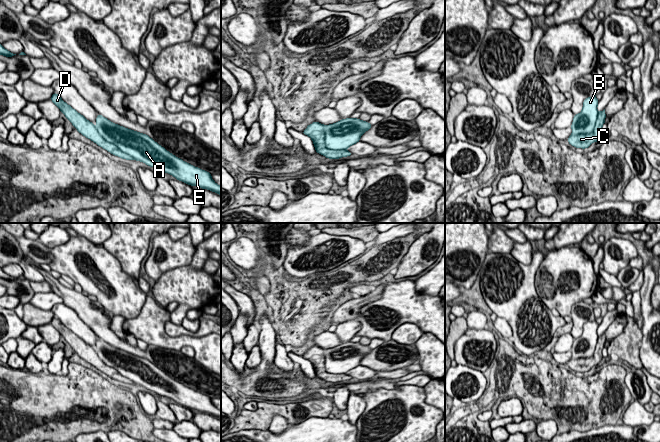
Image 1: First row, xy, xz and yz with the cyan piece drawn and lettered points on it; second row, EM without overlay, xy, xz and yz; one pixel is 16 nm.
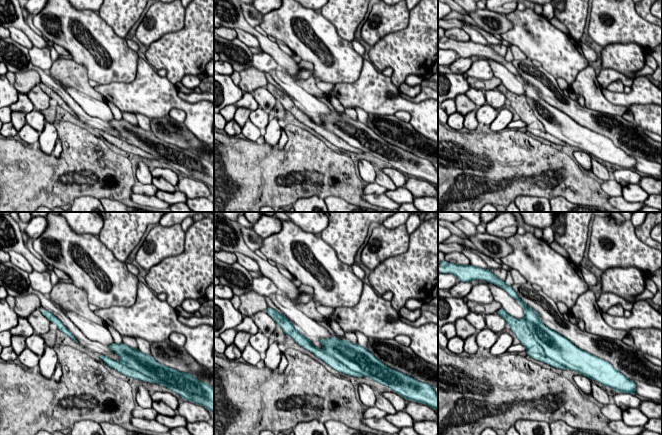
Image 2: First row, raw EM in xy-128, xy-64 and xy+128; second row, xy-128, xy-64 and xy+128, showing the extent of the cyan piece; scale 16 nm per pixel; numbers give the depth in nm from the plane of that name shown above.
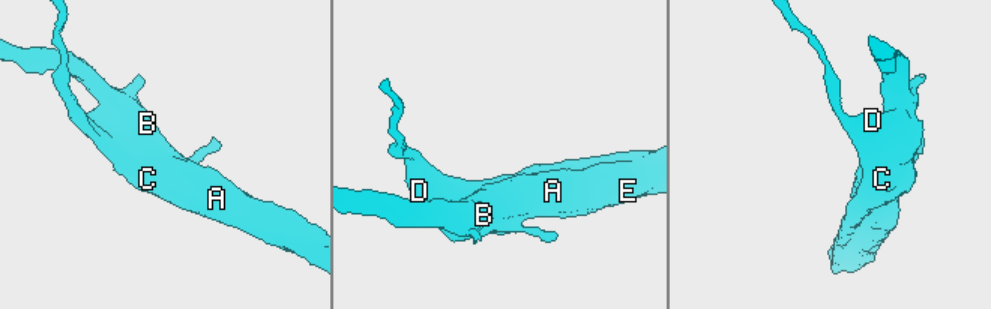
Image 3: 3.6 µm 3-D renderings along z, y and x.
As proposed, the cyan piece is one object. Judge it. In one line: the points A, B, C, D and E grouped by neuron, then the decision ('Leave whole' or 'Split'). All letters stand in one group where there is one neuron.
Groups: A B E / C D. Split

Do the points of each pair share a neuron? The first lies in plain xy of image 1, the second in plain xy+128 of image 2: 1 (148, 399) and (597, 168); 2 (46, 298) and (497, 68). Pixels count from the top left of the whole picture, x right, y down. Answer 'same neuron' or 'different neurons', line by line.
1: different neurons
2: different neurons

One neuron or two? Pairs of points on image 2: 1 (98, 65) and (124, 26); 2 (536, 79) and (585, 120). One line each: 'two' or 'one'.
1: two
2: one

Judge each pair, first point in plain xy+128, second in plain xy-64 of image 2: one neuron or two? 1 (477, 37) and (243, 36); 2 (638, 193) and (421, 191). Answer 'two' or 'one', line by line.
1: one
2: two

